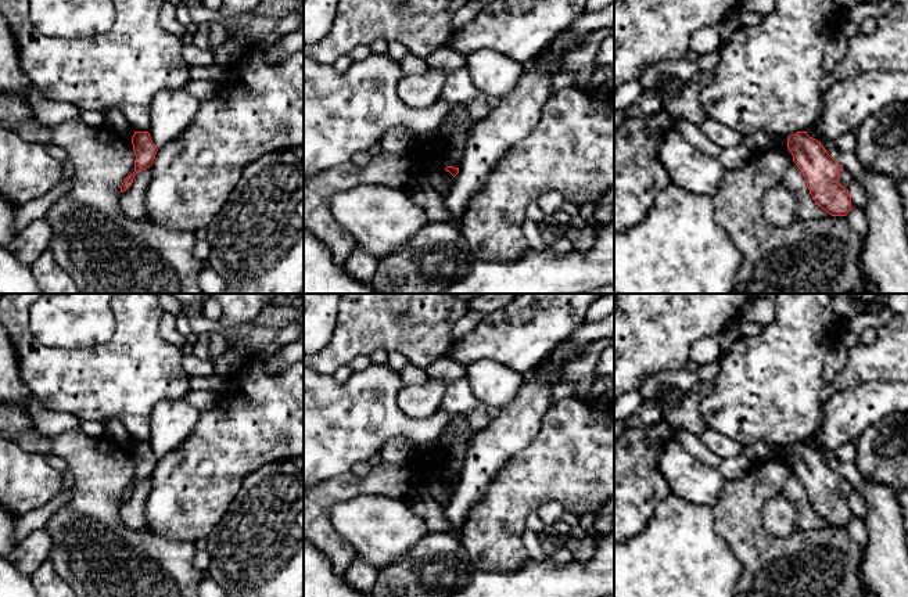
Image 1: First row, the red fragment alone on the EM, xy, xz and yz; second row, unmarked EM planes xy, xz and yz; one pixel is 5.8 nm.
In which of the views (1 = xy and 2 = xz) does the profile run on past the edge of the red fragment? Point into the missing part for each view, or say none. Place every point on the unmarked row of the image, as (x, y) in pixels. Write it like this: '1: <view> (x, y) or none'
1: none
2: none

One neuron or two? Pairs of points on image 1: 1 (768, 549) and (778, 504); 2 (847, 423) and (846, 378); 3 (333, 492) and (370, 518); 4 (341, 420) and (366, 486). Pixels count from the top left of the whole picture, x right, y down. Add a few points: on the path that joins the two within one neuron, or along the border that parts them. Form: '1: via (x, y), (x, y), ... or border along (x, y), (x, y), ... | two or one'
1: border along (765, 502), (763, 527), (774, 535), (786, 538) | two
2: border along (878, 381), (846, 388), (822, 403) | two
3: border along (376, 495), (337, 502), (330, 514), (334, 531) | two
4: border along (350, 470), (319, 484) | two

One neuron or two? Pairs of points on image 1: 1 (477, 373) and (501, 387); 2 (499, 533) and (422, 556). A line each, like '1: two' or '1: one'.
1: one
2: two

